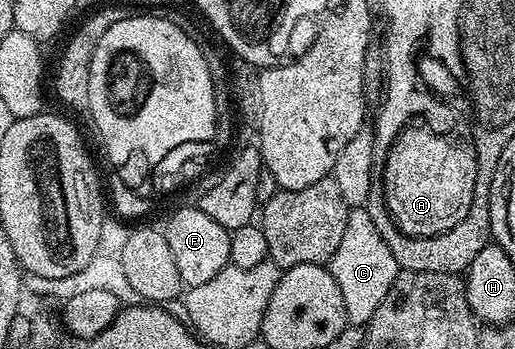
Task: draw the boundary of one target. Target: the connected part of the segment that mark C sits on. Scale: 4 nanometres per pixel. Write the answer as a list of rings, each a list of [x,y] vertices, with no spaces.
[[[354,208],[350,211],[347,229],[330,260],[329,269],[343,294],[346,321],[350,325],[366,325],[389,293],[399,269],[394,254],[388,249],[379,230],[372,225],[365,208]]]

